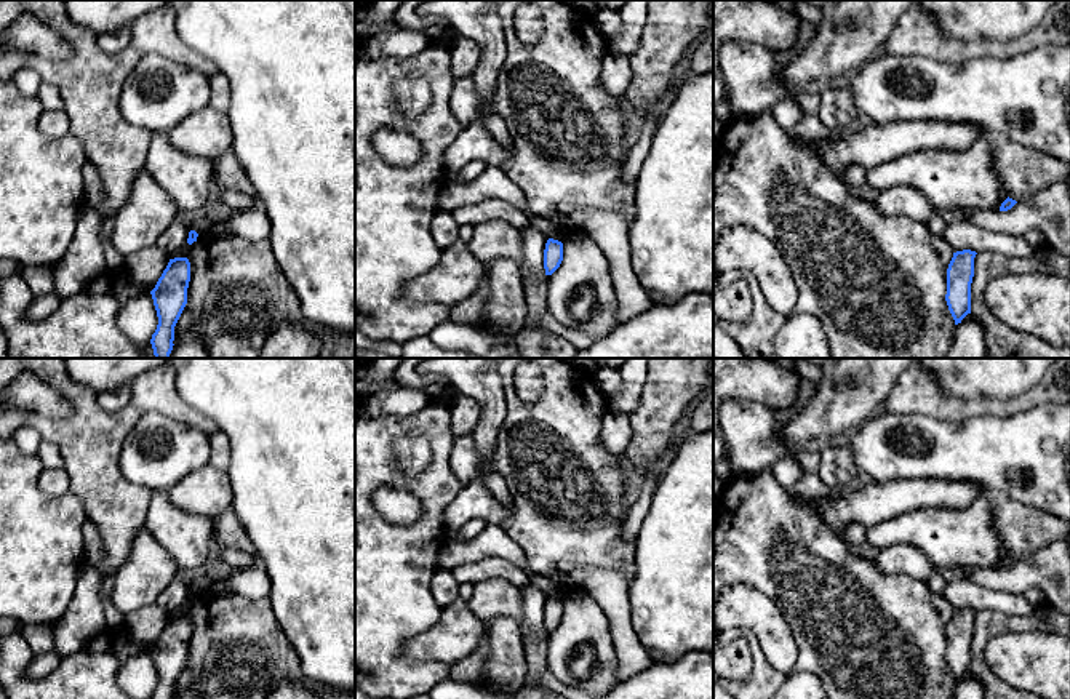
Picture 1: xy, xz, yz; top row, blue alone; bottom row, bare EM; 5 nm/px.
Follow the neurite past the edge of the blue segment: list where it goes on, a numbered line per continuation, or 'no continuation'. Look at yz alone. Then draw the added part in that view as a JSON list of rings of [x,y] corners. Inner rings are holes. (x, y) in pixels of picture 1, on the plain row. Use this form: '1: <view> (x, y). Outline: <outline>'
no continuation

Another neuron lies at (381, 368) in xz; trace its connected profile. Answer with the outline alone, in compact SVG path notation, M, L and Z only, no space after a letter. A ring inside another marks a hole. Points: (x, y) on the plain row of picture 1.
M374 358L365 376L355 381L355 398L360 400L369 389L393 376L403 360L405 358Z

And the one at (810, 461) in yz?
M792 451L790 456L797 459L806 470L817 470L820 462L820 451L804 453L804 451Z

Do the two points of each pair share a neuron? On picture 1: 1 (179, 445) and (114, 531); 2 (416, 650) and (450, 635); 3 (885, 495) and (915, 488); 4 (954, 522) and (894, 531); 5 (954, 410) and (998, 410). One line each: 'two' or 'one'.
1: two
2: one
3: one
4: one
5: one

